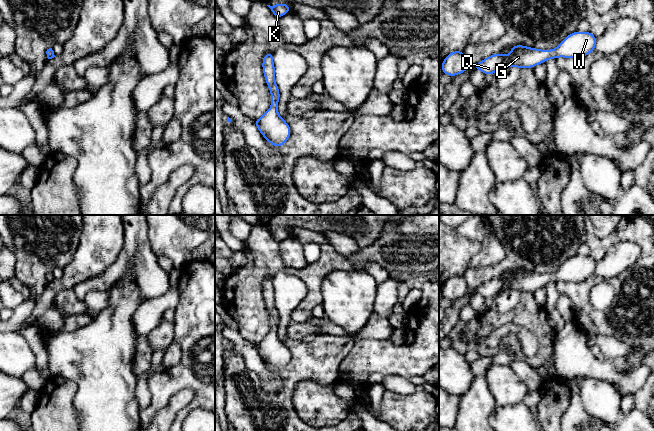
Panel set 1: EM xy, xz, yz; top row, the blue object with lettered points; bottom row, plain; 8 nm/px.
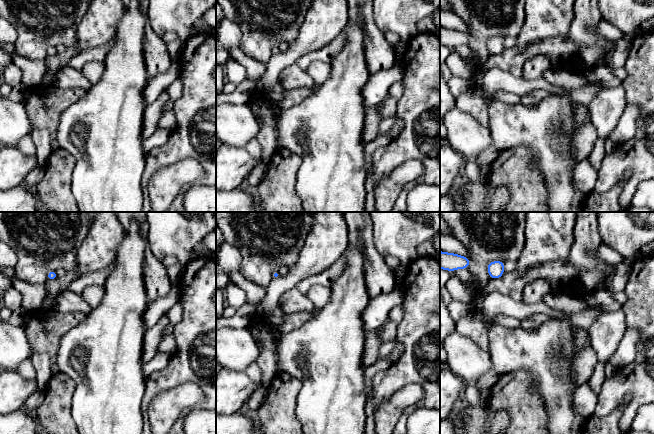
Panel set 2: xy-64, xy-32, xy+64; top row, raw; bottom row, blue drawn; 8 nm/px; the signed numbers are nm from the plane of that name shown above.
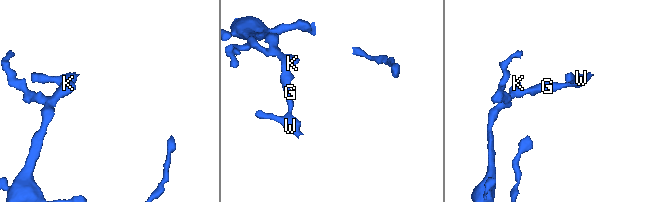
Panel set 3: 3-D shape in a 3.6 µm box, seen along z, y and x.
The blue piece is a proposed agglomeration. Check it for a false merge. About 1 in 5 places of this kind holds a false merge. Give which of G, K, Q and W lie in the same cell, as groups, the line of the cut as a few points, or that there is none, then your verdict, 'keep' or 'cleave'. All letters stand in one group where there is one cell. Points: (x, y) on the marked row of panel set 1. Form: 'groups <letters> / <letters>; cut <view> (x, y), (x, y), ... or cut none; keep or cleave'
groups G K Q W; cut none; keep

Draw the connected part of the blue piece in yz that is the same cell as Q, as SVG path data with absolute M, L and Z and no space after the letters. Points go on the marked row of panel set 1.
M575 31L553 50L513 45L507 56L498 52L473 65L473 68L481 70L486 75L492 75L504 67L533 68L557 57L584 58L590 52L595 52L596 41L597 38L590 31Z

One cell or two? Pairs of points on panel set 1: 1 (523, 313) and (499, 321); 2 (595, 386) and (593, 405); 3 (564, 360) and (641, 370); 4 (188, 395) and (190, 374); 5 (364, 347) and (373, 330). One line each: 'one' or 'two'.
1: one
2: one
3: one
4: two
5: two

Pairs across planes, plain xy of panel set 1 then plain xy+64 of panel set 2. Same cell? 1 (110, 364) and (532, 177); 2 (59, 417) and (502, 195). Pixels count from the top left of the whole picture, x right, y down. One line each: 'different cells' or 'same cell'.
1: different cells
2: different cells

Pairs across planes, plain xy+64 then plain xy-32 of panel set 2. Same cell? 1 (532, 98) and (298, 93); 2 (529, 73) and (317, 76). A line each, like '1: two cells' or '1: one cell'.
1: one cell
2: two cells

